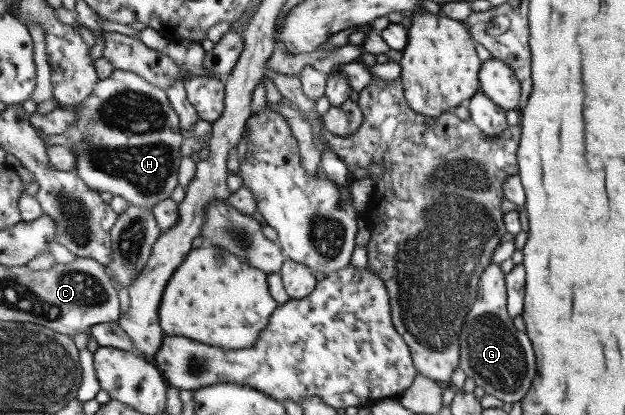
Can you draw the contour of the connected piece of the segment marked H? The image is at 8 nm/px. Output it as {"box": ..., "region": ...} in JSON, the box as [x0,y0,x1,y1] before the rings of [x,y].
{"box":[64,69,187,210],"region":[[[114,69],[110,76],[101,79],[97,83],[95,92],[85,102],[78,105],[76,109],[79,113],[79,119],[69,127],[69,130],[64,136],[68,139],[67,145],[72,146],[73,150],[78,154],[77,169],[74,169],[78,177],[92,187],[92,189],[98,190],[99,192],[108,191],[113,195],[123,197],[132,205],[147,207],[152,210],[161,201],[168,199],[170,195],[172,195],[172,191],[174,191],[179,184],[179,169],[181,161],[183,160],[180,147],[182,147],[182,143],[187,140],[182,137],[182,133],[180,133],[181,116],[179,116],[178,112],[173,108],[167,90],[156,87],[150,83],[148,79],[145,79],[144,76],[138,75],[137,72]]]}

